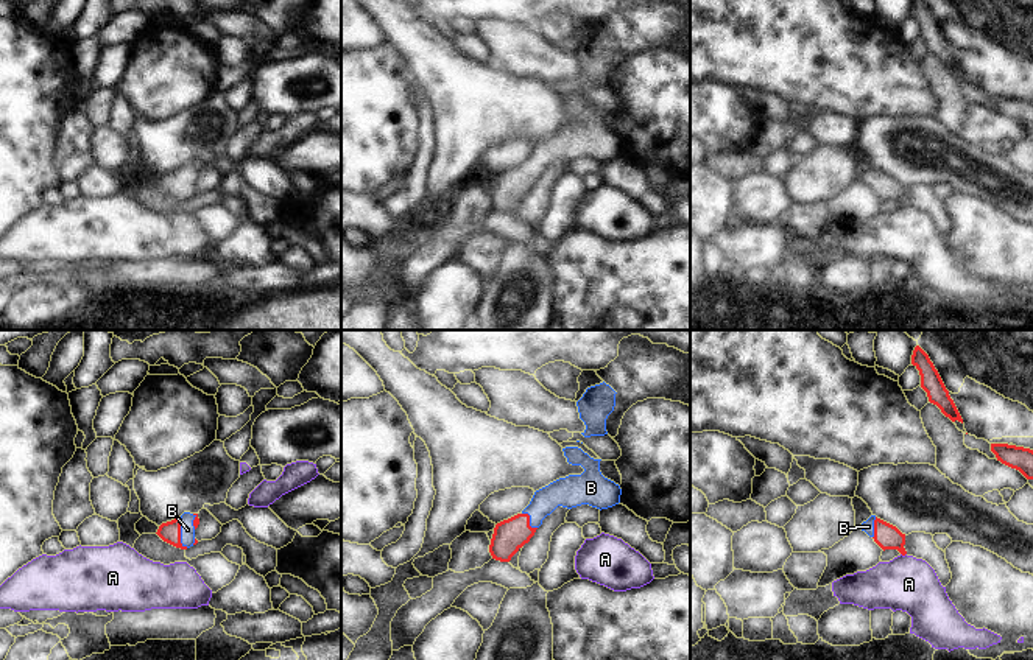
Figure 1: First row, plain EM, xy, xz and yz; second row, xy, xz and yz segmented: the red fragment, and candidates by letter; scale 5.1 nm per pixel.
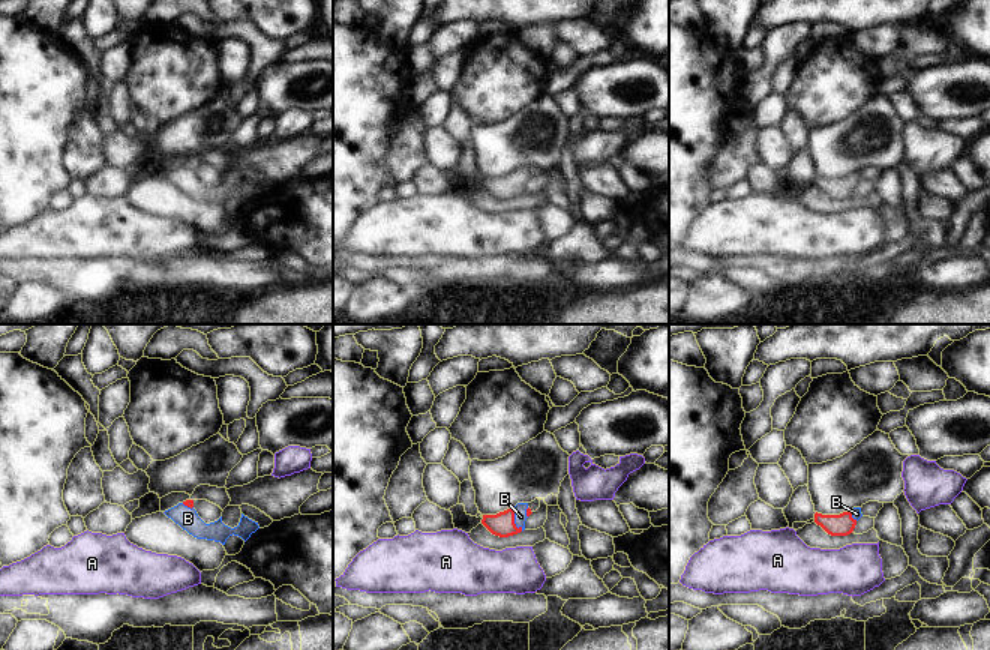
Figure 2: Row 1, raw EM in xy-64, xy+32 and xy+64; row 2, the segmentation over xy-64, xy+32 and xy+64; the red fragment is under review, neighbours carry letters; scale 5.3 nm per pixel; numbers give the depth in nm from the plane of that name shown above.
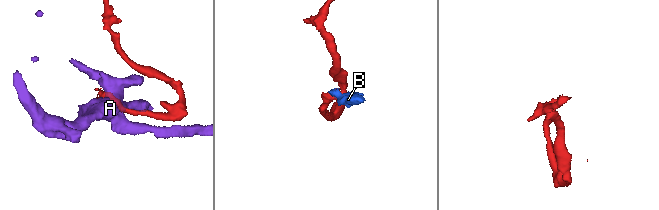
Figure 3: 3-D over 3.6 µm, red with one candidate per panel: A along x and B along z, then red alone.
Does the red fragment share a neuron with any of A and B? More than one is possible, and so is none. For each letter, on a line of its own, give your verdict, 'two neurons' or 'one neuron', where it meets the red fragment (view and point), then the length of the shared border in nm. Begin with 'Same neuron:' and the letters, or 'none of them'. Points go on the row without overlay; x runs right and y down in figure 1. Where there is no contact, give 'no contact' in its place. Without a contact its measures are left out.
Same neuron: B
A: two neurons; meets red in yz at (904, 206); contact 30 nm long
B: one neuron; meets red in xy at (179, 184); contact 170 nm long

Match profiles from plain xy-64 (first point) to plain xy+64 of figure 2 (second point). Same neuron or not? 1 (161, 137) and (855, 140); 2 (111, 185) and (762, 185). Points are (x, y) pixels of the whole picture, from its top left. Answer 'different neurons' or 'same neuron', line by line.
1: same neuron
2: same neuron

